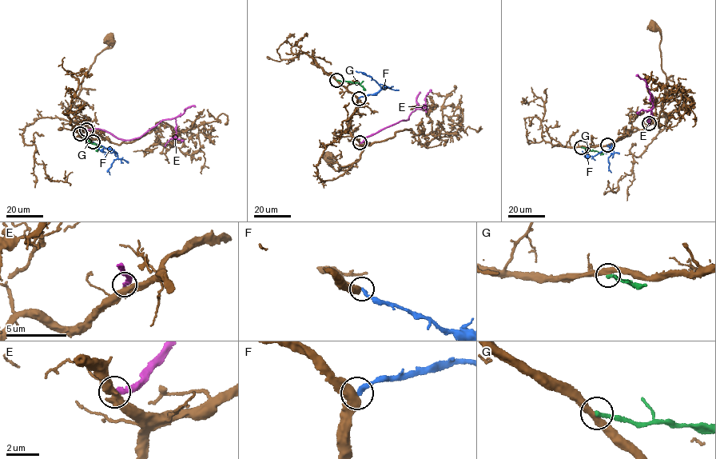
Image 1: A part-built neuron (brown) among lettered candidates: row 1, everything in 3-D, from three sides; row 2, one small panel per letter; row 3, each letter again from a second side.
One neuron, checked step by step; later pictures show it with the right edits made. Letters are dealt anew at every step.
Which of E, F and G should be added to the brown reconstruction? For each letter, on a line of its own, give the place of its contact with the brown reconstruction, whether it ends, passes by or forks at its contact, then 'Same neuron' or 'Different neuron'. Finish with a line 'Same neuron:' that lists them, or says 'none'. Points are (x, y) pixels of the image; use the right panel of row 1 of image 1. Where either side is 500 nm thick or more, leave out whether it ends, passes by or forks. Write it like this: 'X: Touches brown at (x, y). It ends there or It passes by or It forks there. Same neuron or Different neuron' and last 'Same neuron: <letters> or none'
E: Touches brown at (649, 123). It ends there. Different neuron
F: Touches brown at (607, 145). Same neuron
G: Touches brown at (581, 147). It ends there. Different neuron
Same neuron: F

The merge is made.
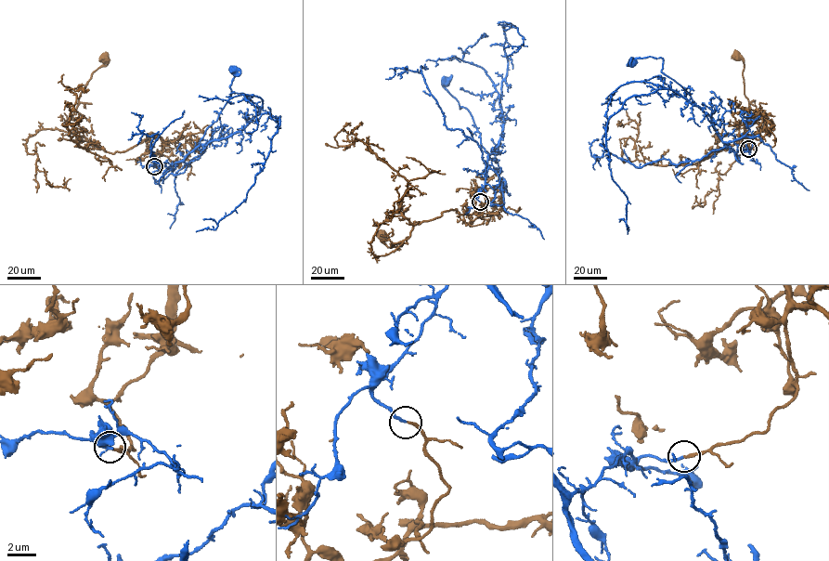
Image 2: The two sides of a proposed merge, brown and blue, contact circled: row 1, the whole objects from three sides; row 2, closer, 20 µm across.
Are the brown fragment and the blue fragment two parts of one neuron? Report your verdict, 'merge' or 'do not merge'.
do not merge

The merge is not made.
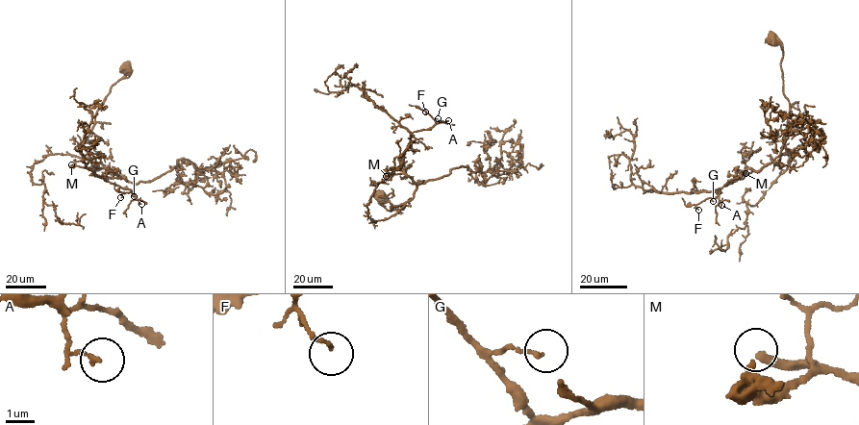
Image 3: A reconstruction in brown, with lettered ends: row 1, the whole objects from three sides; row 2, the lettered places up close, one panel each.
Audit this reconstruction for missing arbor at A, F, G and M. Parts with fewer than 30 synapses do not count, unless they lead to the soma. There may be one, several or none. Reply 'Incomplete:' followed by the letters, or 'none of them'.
Incomplete: M

